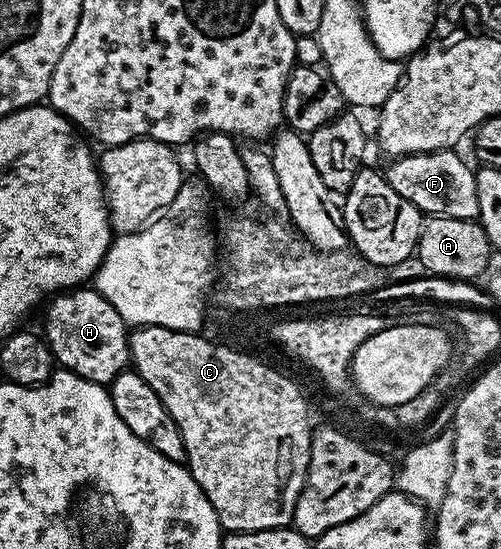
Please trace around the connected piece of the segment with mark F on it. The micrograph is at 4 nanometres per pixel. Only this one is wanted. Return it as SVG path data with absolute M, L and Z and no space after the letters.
M437 149L431 153L413 153L407 157L396 157L384 169L386 181L396 191L404 195L424 215L455 217L475 220L478 215L476 199L475 170L466 166L464 158L454 149Z

